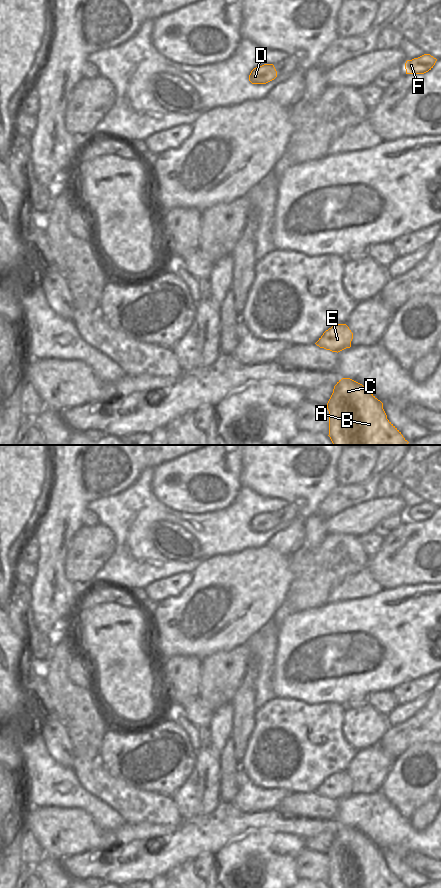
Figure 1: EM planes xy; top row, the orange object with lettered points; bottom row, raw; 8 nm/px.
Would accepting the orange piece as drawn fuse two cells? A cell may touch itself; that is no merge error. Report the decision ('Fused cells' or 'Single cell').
Single cell.

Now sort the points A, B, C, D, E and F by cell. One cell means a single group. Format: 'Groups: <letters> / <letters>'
Groups: A B C D E F.

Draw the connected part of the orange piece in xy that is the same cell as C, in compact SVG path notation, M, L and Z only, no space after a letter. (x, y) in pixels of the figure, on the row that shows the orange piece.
M342 378L327 403L333 445L408 445L387 419L383 403L365 386Z

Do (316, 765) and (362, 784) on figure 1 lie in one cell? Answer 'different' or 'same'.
different

